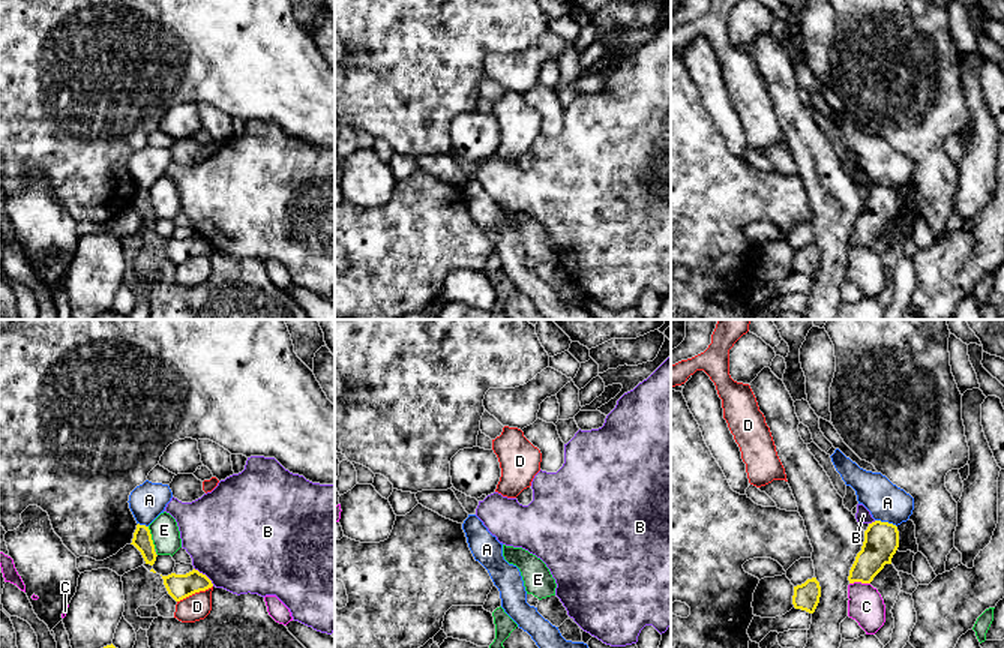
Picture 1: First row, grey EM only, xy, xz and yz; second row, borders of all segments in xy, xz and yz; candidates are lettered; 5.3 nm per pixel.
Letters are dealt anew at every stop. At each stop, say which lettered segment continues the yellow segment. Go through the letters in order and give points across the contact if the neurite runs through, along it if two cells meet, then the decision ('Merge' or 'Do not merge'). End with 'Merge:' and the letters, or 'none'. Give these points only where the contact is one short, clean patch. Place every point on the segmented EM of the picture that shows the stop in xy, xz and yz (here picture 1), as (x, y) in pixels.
A: Boundary: yz (875, 519), (892, 522), (896, 527). Do not merge
B: Do not merge
C: Do not merge
D: Do not merge
E: Do not merge
Merge: none

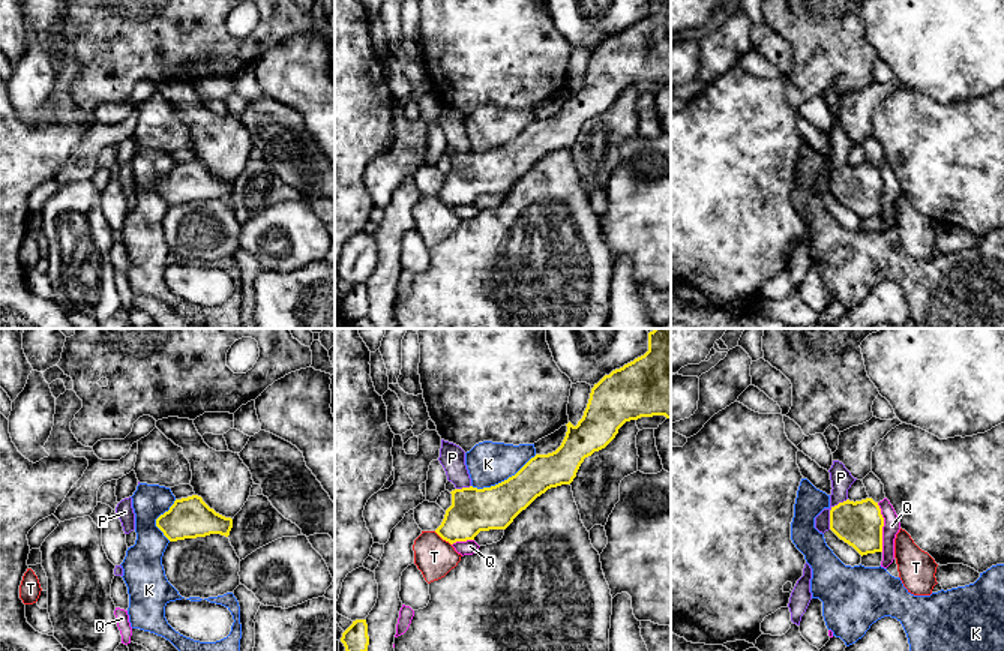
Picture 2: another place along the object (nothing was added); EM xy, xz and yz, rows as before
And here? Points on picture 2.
K: Do not merge
P: Boundary: yz (847, 498), (830, 510), (829, 528). Do not merge
Q: Do not merge
T: Do not merge
Merge: none

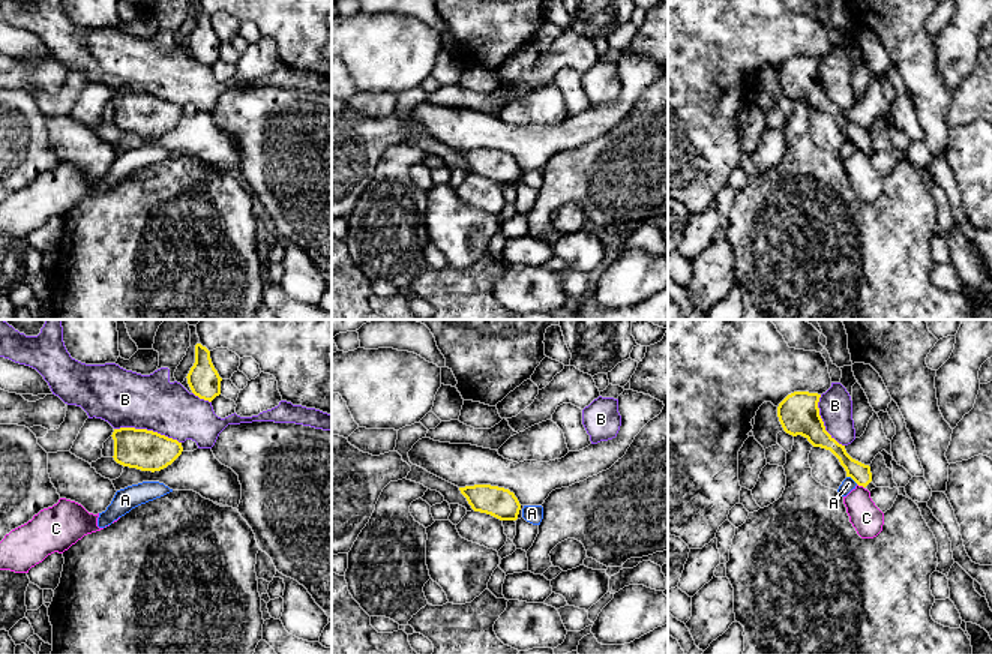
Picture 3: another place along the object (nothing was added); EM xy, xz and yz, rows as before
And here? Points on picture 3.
A: Do not merge
B: Do not merge
C: Boundary: yz (857, 483), (863, 488). Do not merge
Merge: none

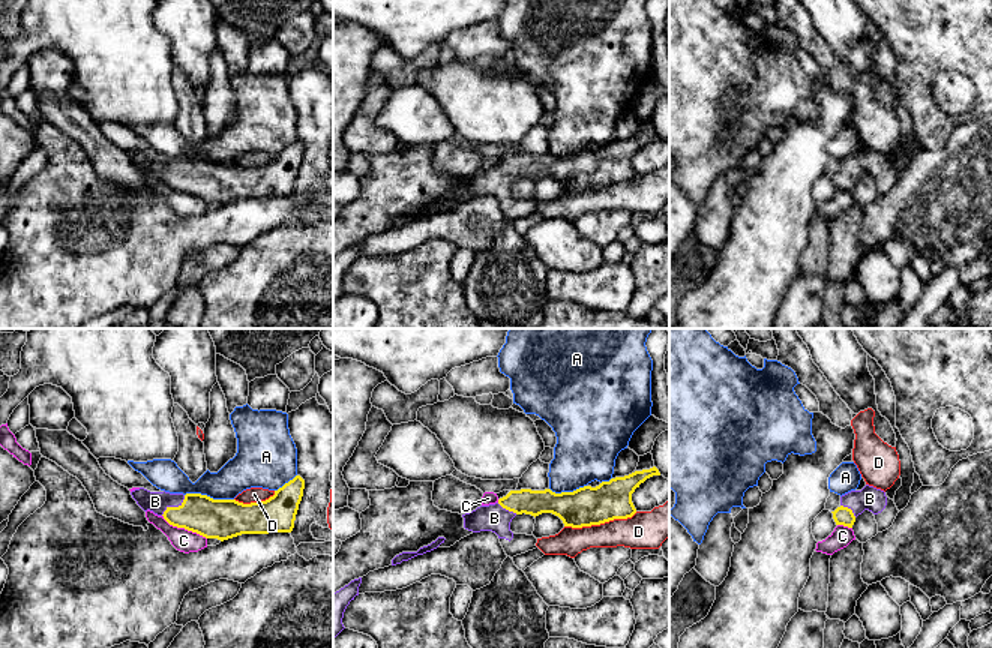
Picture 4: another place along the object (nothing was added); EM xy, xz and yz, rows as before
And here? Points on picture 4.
A: Do not merge
B: Path across: xy (210, 518), (174, 507), (155, 501). Merge
C: Do not merge
D: Do not merge
Merge: B

